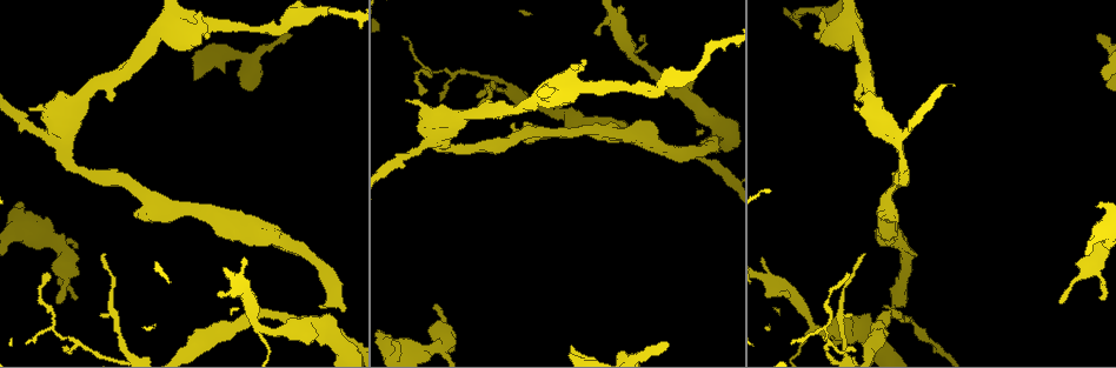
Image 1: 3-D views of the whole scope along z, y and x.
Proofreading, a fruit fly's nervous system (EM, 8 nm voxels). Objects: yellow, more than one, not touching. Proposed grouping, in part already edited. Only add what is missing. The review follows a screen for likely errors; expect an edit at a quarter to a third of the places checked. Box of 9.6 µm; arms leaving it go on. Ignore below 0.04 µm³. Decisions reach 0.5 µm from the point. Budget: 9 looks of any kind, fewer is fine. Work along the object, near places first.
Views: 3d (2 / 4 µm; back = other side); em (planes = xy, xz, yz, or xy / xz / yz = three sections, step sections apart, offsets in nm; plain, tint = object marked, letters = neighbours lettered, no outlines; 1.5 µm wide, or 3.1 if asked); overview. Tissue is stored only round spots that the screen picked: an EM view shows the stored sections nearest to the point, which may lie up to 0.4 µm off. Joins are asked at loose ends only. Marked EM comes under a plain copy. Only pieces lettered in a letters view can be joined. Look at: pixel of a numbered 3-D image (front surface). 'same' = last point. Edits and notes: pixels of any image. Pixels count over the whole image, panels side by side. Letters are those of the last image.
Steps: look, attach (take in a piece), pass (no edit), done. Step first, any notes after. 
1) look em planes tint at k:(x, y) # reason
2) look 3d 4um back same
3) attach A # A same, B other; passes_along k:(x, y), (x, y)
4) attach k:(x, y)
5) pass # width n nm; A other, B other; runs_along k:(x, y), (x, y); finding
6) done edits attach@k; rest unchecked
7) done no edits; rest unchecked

look 3d 4um at 1:(1099, 35) # tapers out

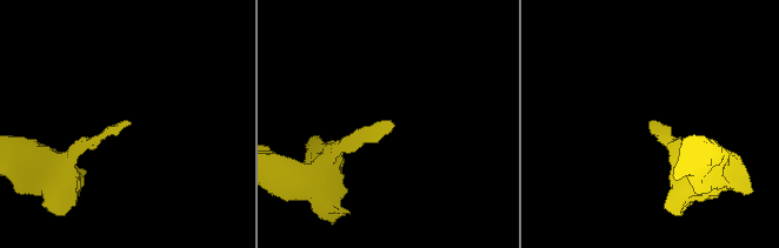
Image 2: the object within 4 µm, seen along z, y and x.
look em planes letters at 2:(652, 122)

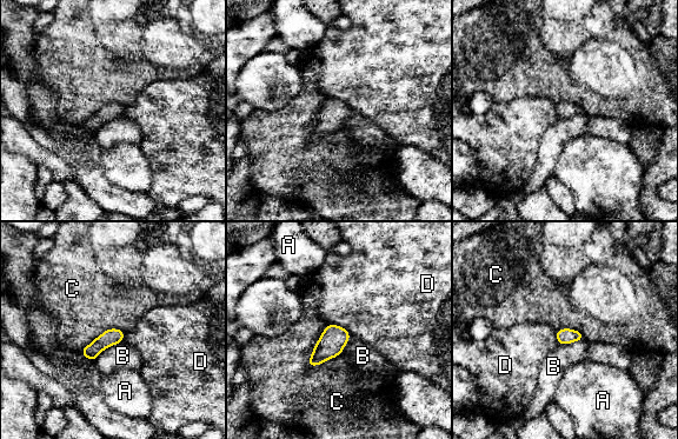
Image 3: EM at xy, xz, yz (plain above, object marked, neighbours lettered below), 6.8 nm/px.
pass # width 110 nm; A other, B other, C other, D other; border 3:(328, 324), (313, 347), (310, 367); no lettered piece goes on from it

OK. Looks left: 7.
look 3d 2um at 1:(1060, 301) # branch stops here

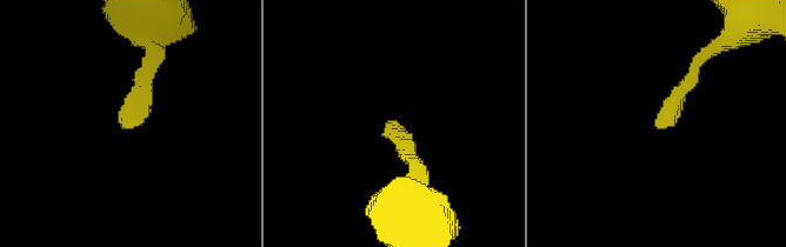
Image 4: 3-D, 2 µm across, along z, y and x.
look em planes letters at 4:(392, 122) # now the EM

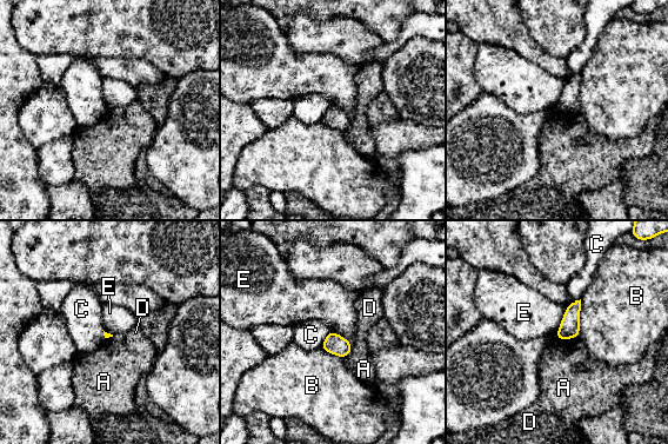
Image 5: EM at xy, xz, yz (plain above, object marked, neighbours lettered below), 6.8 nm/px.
pass # A other, B other, C other, D other, E other; border 5:(566, 309), (555, 335); none of them fits

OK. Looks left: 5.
look em xz step 8 tint at 1:(18, 207) # free end

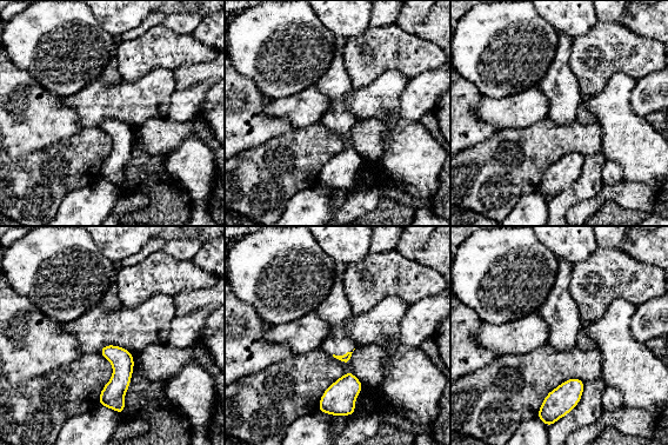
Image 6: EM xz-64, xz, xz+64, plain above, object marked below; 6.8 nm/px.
look em planes letters same

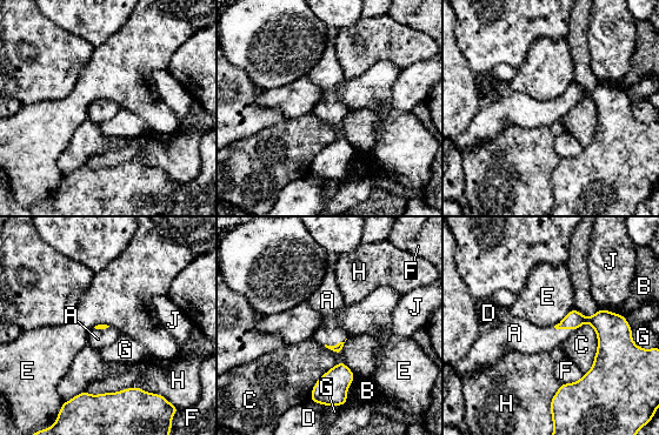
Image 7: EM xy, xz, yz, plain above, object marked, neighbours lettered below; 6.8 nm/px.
attach A # longest_contact H 480 nm; A same, B other, C other, D other, E other, F other, G other, H other, J other; it goes on there

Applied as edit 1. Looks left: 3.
look em planes letters at 1:(877, 213) # branch stops here

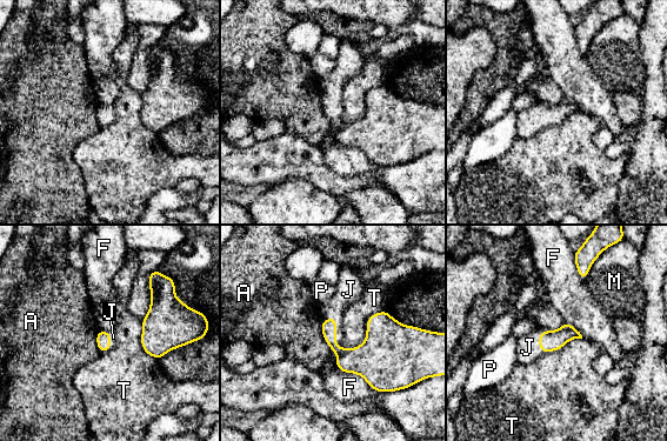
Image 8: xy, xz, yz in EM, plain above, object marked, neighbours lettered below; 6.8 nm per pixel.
attach J # longest_contact T 400 nm; A other, F other, J same, M other, P other, T other; the cell continues

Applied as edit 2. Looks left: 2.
done edits attach@7, attach@8; rest unchecked

